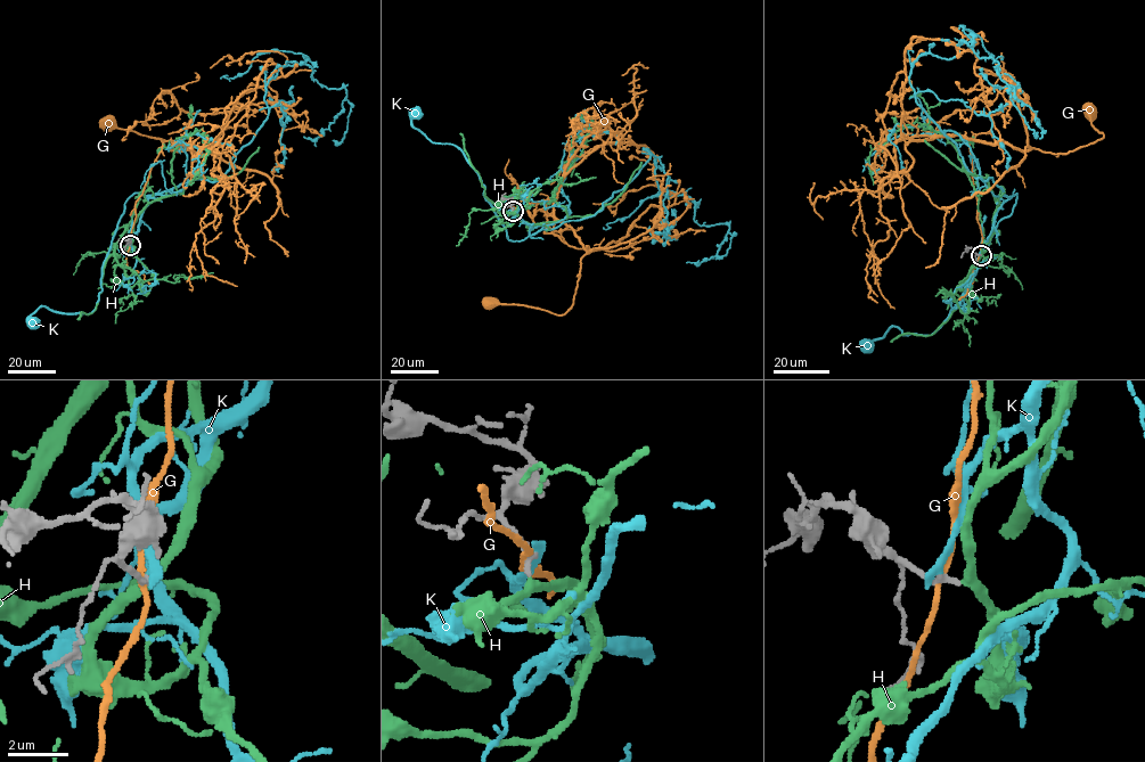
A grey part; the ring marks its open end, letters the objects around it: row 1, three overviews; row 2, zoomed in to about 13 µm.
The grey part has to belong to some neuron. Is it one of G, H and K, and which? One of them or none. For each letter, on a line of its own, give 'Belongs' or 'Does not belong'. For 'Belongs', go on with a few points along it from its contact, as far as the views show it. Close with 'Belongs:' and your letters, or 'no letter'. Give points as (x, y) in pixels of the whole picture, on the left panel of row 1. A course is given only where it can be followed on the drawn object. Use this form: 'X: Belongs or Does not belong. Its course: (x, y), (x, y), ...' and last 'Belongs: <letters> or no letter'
G: Does not belong
H: Belongs. Its course: (130, 245), (148, 203), (183, 194), (172, 182), (172, 156), (197, 131), (210, 152), (194, 182)
K: Does not belong
Belongs: H

